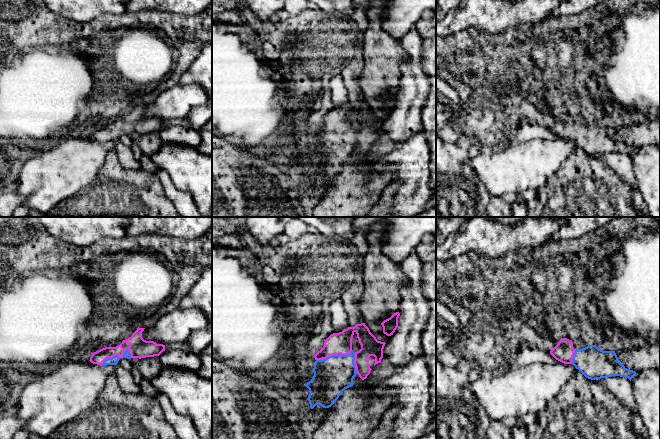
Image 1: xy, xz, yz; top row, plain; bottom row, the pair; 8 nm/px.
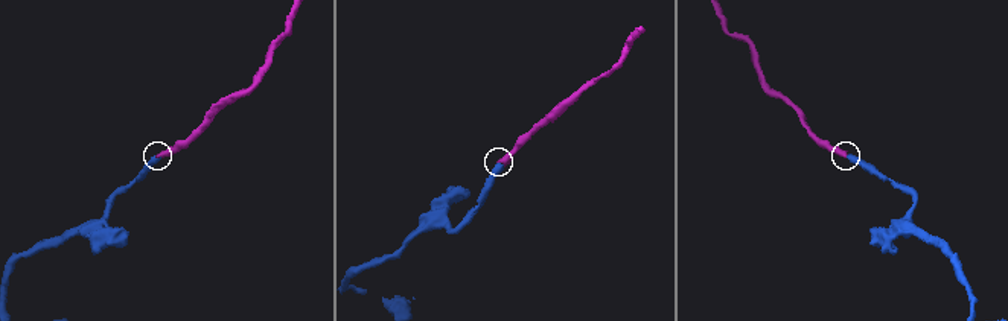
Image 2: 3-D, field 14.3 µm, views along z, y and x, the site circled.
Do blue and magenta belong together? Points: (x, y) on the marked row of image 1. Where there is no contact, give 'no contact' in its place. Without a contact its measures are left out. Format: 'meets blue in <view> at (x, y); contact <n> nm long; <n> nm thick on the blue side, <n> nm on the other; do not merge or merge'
meets blue in xz at (334, 355); contact 300 nm long; 300 nm thick on the blue side, 180 nm on the other; merge

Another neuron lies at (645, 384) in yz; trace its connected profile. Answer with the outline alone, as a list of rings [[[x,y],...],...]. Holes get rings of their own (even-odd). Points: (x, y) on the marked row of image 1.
[[[655,369],[636,372],[631,384],[649,439],[660,439],[660,373]]]

